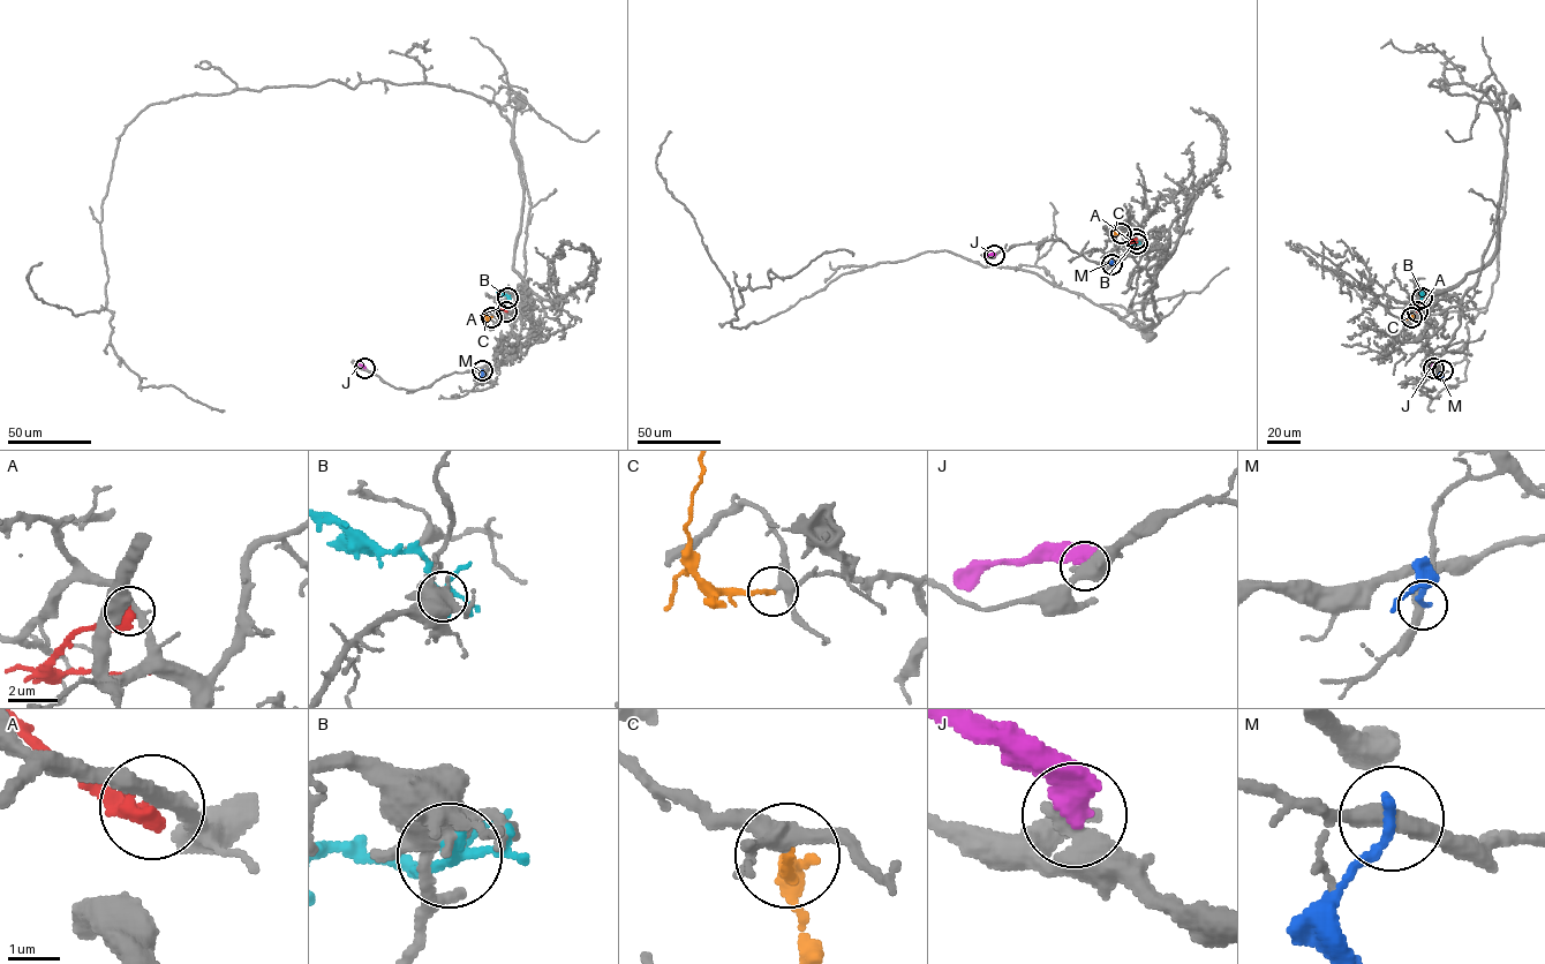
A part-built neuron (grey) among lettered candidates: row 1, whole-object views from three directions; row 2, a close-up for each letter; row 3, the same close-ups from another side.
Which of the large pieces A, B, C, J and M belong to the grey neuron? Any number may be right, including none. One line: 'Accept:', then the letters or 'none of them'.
Accept: none of them

